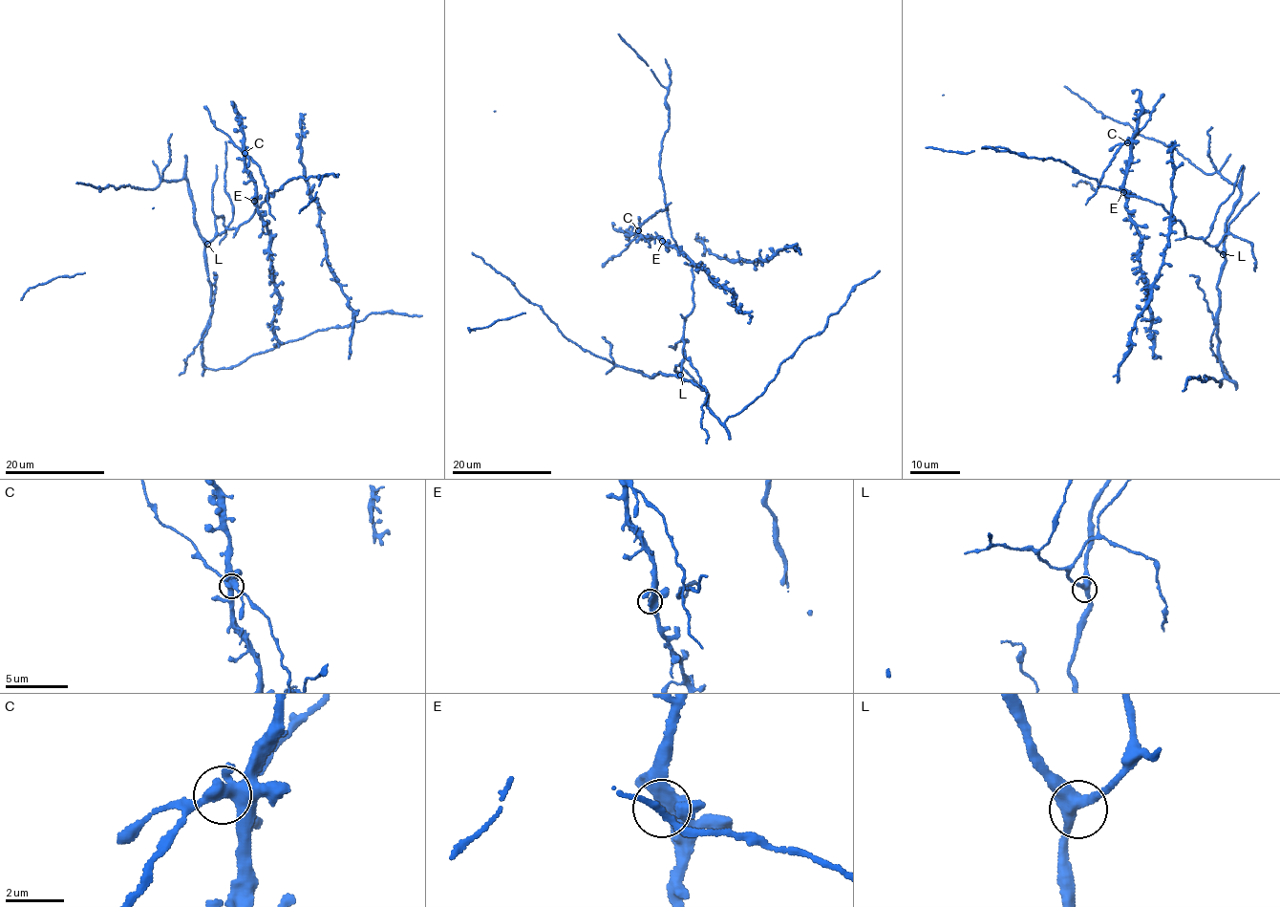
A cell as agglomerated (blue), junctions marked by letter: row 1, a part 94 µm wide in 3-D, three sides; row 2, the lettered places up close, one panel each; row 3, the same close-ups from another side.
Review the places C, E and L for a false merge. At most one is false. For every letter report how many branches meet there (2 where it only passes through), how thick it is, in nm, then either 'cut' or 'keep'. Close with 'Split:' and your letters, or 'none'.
C: branches 3; calibre 400 nm; cut
E: branches 3; calibre 400 nm; keep
L: branches 3; calibre 400 nm; keep
Split: C

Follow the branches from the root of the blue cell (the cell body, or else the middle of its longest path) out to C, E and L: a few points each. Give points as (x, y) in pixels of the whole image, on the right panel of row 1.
C: (1224, 243), (1222, 252), (1187, 236), (1183, 225), (1160, 205), (1127, 195), (1126, 142)
E: (1224, 243), (1222, 252), (1201, 238), (1187, 236), (1183, 225), (1160, 205), (1123, 192)
L: (1224, 243), (1223, 254)

